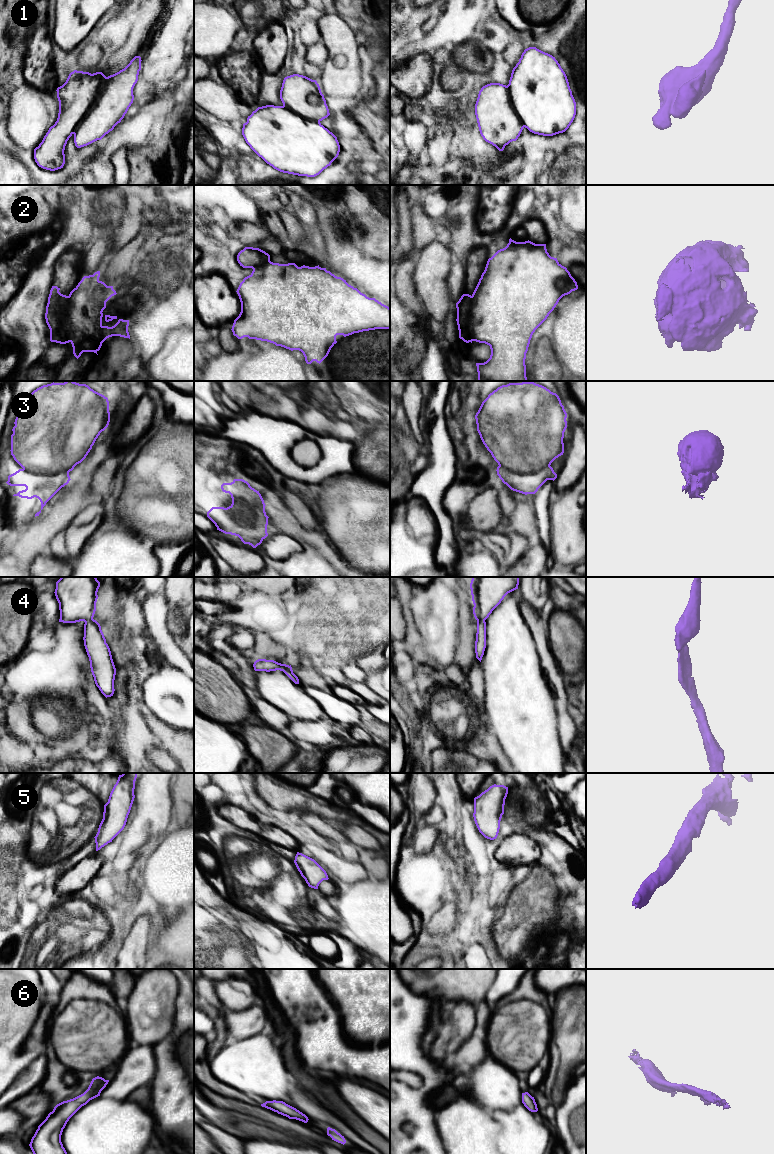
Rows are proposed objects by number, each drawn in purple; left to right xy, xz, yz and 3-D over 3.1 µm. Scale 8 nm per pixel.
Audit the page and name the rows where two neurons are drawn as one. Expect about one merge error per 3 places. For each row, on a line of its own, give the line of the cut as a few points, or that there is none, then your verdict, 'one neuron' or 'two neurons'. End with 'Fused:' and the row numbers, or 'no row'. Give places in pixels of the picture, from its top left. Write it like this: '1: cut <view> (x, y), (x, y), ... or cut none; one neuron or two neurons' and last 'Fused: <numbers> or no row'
1: cut xy (108, 77), (100, 88), (93, 105), (72, 133); two neurons
2: cut xy (67, 296), (68, 303), (62, 325), (70, 341); two neurons
3: cut none; one neuron
4: cut none; one neuron
5: cut none; one neuron
6: cut none; one neuron
Fused: 1, 2

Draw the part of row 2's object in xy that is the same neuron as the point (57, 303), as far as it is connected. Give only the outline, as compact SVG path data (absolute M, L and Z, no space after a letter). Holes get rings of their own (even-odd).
M52 286L46 306L45 319L50 329L50 341L60 344L70 342L68 333L66 332L62 318L66 314L68 306L68 296L59 292L60 288Z

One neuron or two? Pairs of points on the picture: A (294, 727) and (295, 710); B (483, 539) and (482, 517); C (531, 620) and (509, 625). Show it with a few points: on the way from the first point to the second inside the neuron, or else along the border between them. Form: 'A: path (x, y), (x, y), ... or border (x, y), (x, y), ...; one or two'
A: border (291, 718), (318, 720); two
B: border (488, 533), (479, 533), (475, 537); two
C: border (521, 598), (520, 613), (535, 642); two

